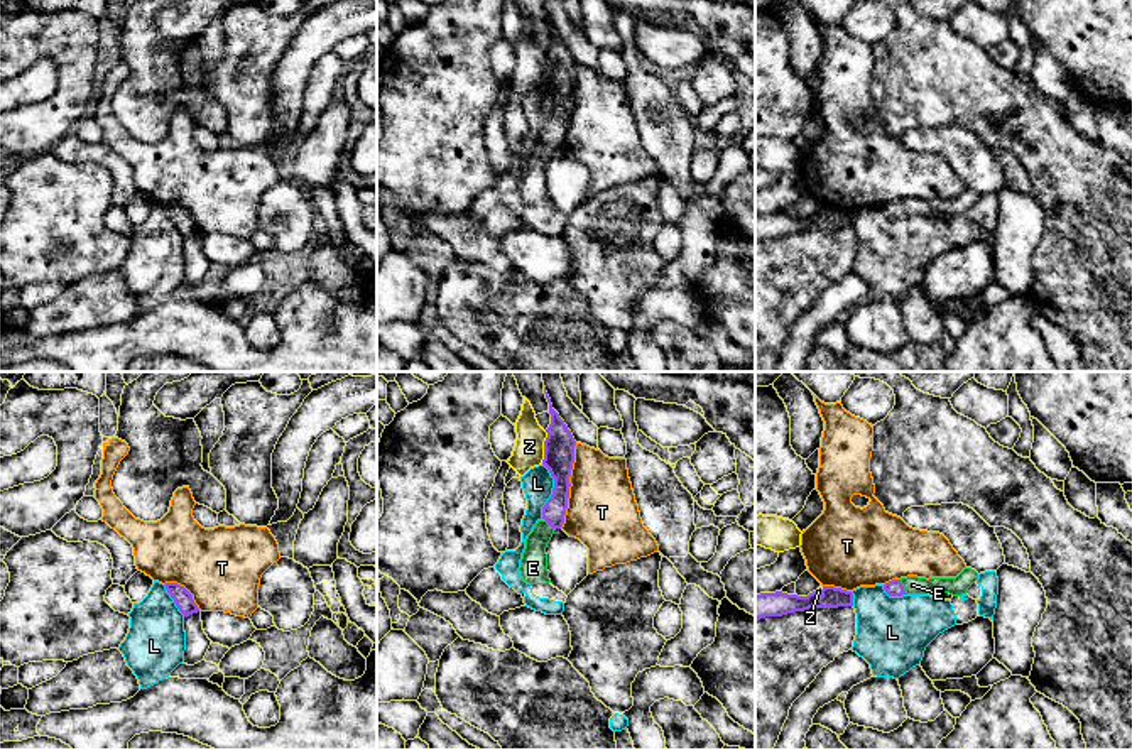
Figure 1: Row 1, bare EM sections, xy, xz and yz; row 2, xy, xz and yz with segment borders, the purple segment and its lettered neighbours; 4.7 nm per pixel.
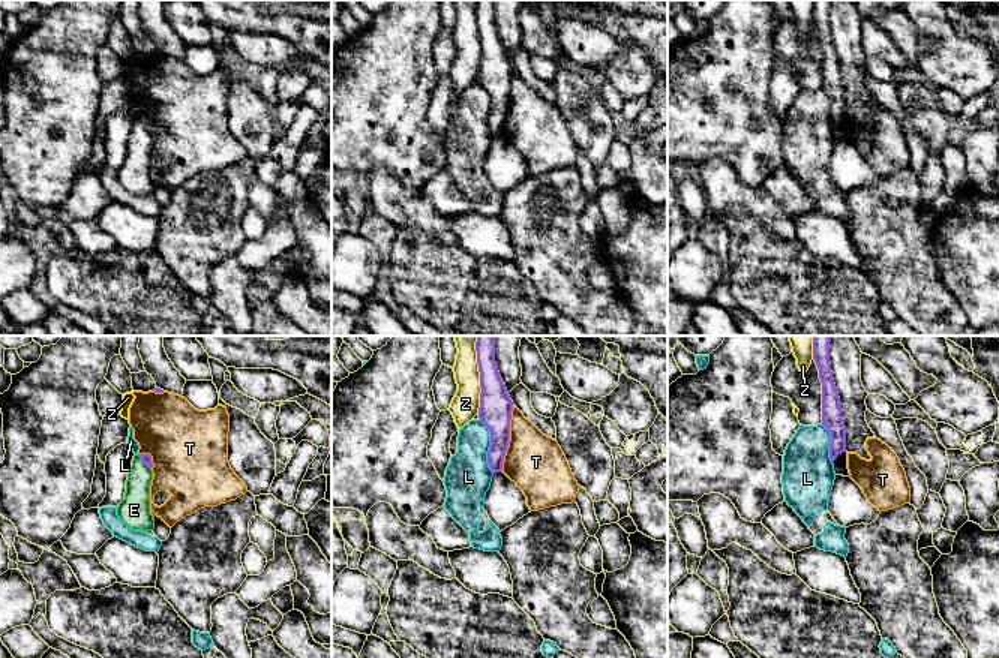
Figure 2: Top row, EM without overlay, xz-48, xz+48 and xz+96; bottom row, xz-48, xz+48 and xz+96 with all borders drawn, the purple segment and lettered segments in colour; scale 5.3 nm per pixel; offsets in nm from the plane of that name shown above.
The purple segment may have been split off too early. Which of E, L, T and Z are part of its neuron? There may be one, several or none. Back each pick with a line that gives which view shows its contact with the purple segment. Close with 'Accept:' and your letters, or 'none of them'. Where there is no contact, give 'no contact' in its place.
E: yz
Accept: E

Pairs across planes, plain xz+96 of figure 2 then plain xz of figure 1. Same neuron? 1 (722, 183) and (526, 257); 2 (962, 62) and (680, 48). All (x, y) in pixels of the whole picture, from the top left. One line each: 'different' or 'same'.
1: different
2: different

